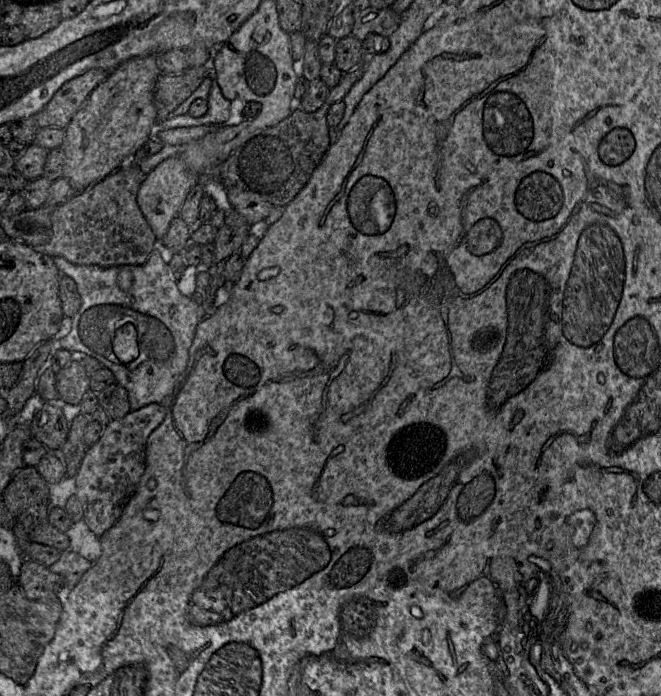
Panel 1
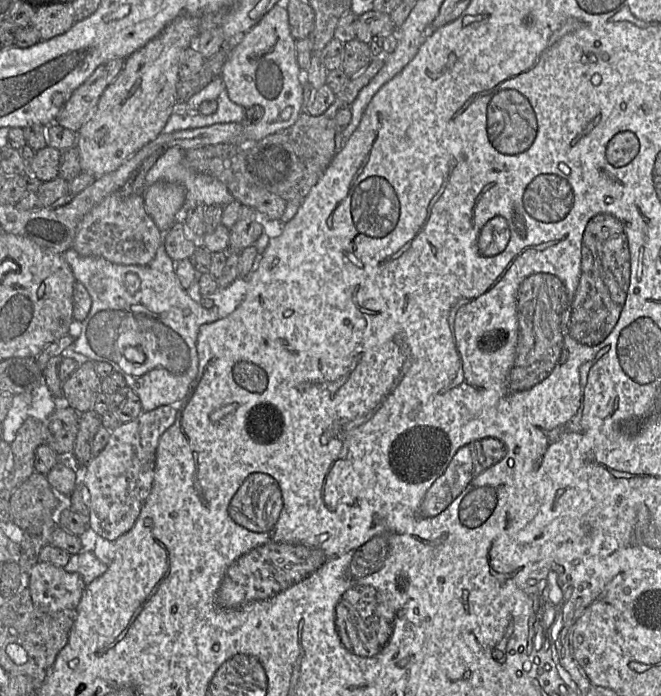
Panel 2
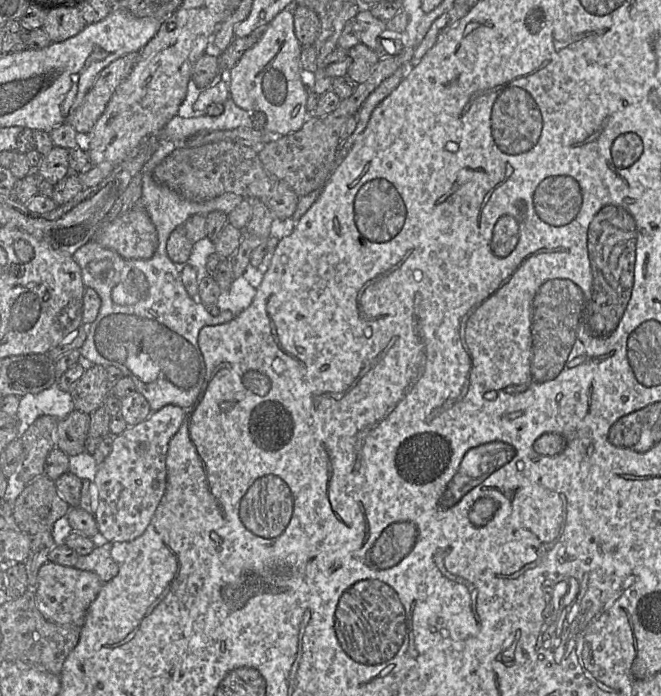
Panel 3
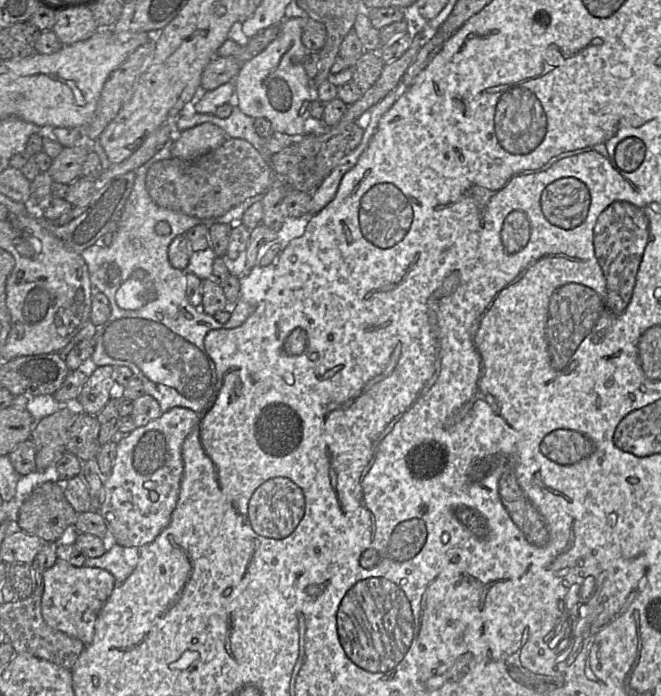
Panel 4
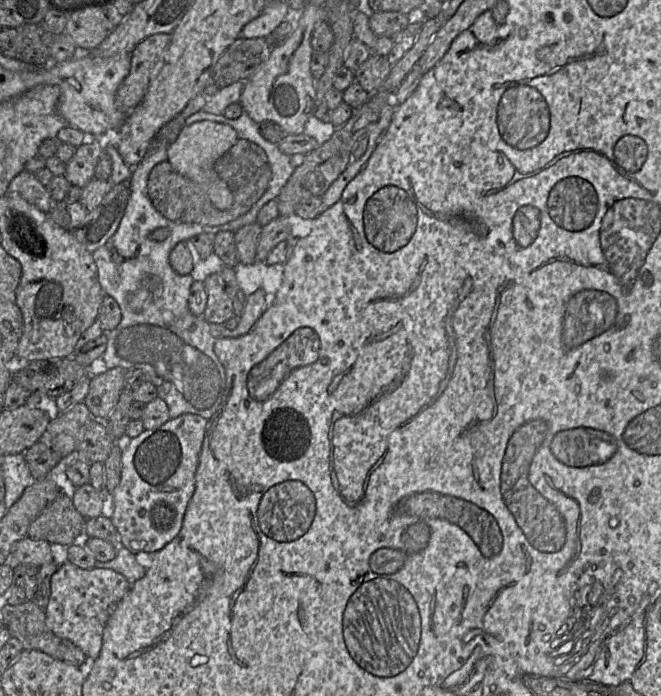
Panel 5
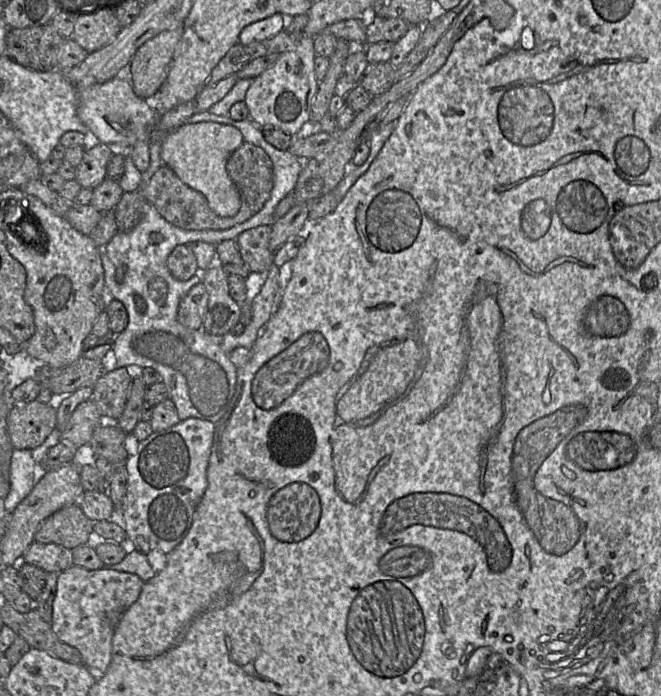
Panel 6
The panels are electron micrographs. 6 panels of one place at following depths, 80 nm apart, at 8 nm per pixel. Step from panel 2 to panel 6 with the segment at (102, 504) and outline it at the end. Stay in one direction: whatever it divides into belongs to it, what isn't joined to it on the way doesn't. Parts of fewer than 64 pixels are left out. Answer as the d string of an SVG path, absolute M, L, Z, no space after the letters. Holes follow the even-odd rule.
M187 418L170 428L154 431L147 439L139 442L136 452L127 459L128 485L120 519L127 538L133 541L137 551L144 554L162 551L168 554L188 534L196 508L208 486L207 468L214 430L214 423L210 421Z

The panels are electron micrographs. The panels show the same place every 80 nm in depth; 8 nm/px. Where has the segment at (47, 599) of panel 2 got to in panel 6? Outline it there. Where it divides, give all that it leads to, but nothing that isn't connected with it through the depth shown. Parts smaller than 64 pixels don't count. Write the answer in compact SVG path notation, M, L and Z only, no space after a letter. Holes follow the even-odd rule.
M72 565L58 574L51 627L58 639L76 648L83 664L103 674L112 654L112 638L125 611L139 598L143 580L133 573L102 568L88 570Z

